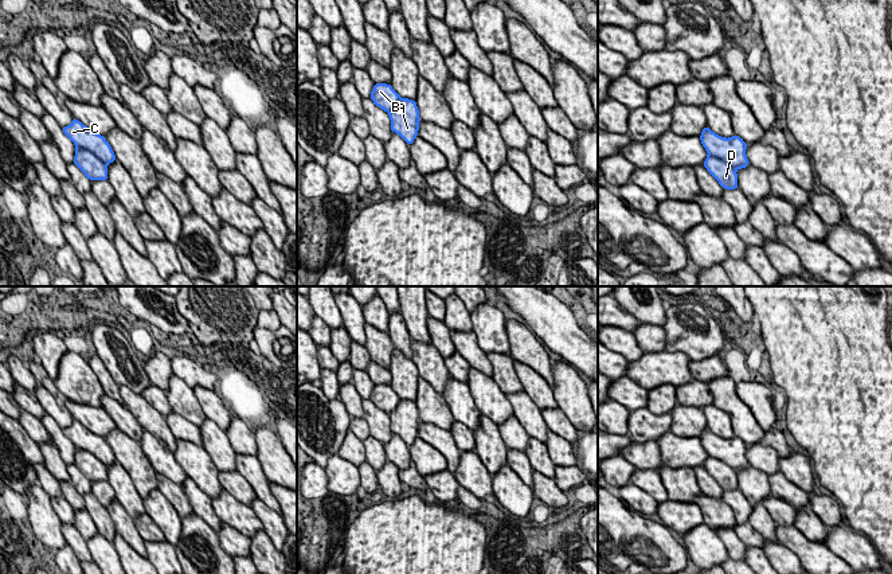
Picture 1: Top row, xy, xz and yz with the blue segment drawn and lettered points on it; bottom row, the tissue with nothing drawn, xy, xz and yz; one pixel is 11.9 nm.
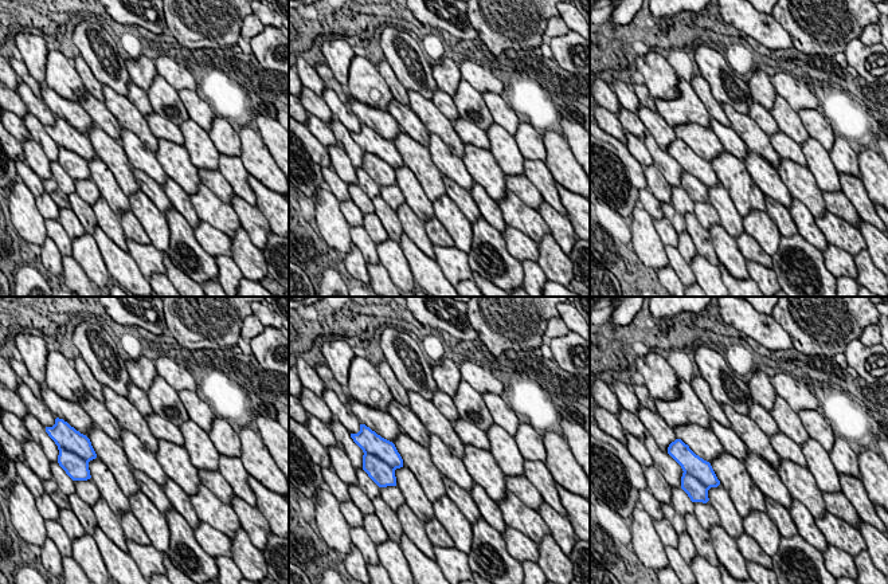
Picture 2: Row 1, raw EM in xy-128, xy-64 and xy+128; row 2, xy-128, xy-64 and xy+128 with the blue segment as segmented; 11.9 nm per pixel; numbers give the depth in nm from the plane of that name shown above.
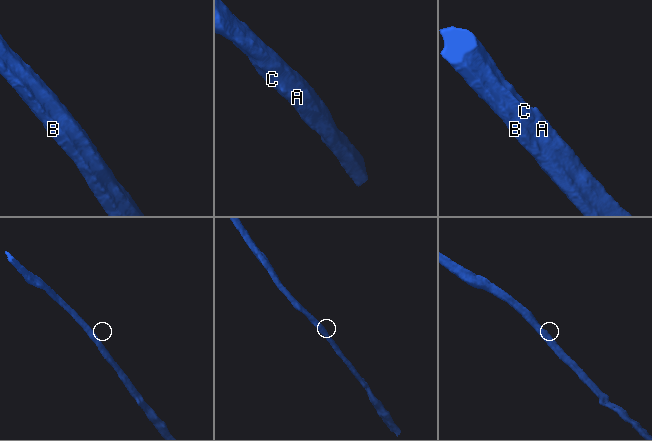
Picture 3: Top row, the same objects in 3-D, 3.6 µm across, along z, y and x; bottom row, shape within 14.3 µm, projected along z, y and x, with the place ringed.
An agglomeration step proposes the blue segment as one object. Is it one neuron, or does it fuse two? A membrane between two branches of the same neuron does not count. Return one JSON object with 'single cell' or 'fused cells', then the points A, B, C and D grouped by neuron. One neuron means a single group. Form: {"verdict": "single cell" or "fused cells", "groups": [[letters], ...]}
{"verdict": "fused cells", "groups": [["A", "C"], ["B", "D"]]}

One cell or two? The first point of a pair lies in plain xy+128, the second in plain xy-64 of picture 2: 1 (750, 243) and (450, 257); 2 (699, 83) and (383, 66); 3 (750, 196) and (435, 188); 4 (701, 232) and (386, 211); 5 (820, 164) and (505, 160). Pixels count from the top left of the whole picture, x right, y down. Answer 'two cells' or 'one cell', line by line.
1: two cells
2: one cell
3: one cell
4: one cell
5: one cell

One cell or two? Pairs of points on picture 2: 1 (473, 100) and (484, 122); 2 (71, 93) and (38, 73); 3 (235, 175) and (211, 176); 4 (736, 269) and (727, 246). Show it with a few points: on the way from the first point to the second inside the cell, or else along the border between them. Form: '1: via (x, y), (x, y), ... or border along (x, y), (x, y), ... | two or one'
1: via (473, 105), (481, 117) | one
2: border along (50, 47), (46, 55), (45, 81) | two
3: border along (218, 169), (237, 195) | two
4: via (735, 263), (727, 251) | one

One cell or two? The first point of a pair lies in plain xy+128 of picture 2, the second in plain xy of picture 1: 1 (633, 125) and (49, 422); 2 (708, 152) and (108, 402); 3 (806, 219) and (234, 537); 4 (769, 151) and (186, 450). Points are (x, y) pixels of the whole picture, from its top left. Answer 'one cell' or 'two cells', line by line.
1: two cells
2: two cells
3: two cells
4: two cells

